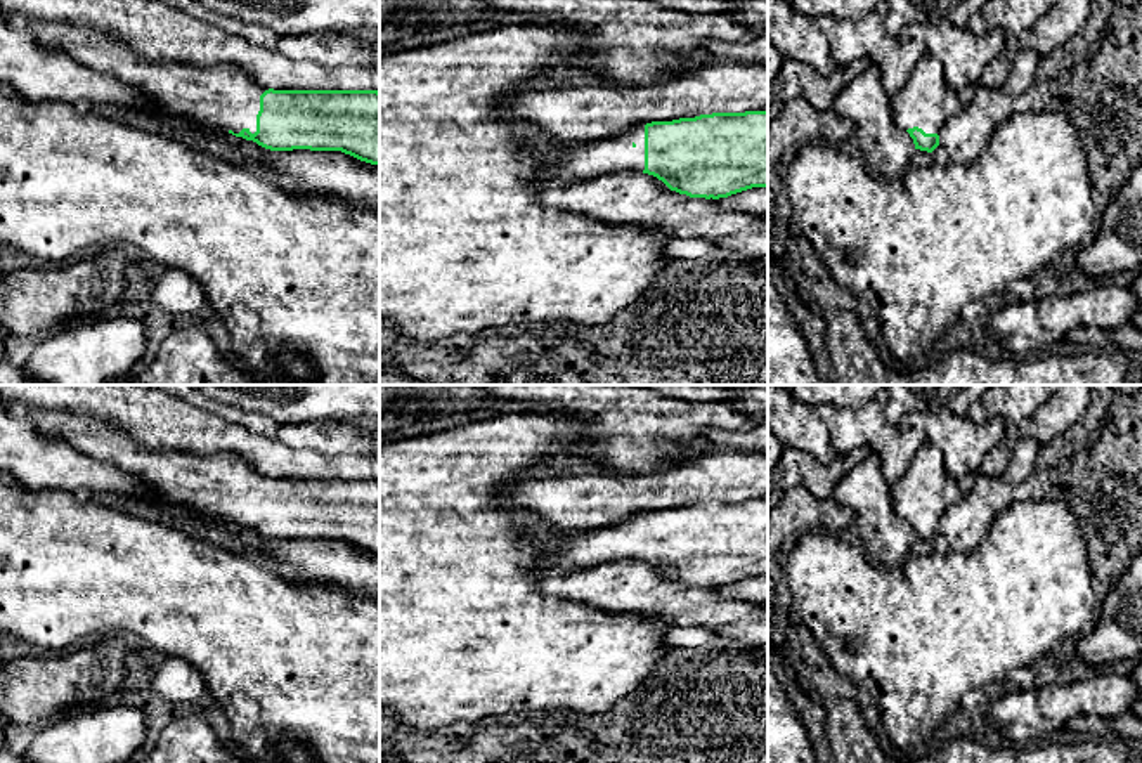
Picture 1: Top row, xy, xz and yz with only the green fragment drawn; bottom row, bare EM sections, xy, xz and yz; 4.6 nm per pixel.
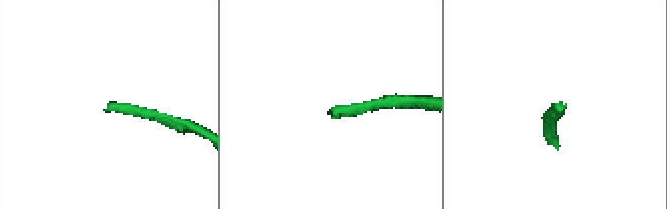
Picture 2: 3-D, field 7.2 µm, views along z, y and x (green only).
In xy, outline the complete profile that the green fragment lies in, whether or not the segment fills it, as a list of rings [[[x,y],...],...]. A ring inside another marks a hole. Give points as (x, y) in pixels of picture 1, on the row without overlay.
[[[0,401],[14,416],[26,416],[45,437],[68,440],[76,451],[109,461],[139,475],[170,510],[232,522],[270,539],[341,539],[380,555],[380,480],[378,479],[274,479],[258,473],[244,458],[232,454],[198,456],[178,449],[151,447],[125,430],[95,416],[71,411],[35,409]]]

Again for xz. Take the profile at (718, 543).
[[[768,499],[652,510],[612,527],[581,531],[548,545],[544,565],[551,572],[574,572],[624,558],[653,564],[671,579],[690,586],[719,588],[768,576]]]

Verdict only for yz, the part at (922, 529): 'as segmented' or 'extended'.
extended

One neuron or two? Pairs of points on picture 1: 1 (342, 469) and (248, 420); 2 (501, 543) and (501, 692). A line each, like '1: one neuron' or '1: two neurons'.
1: two neurons
2: one neuron

